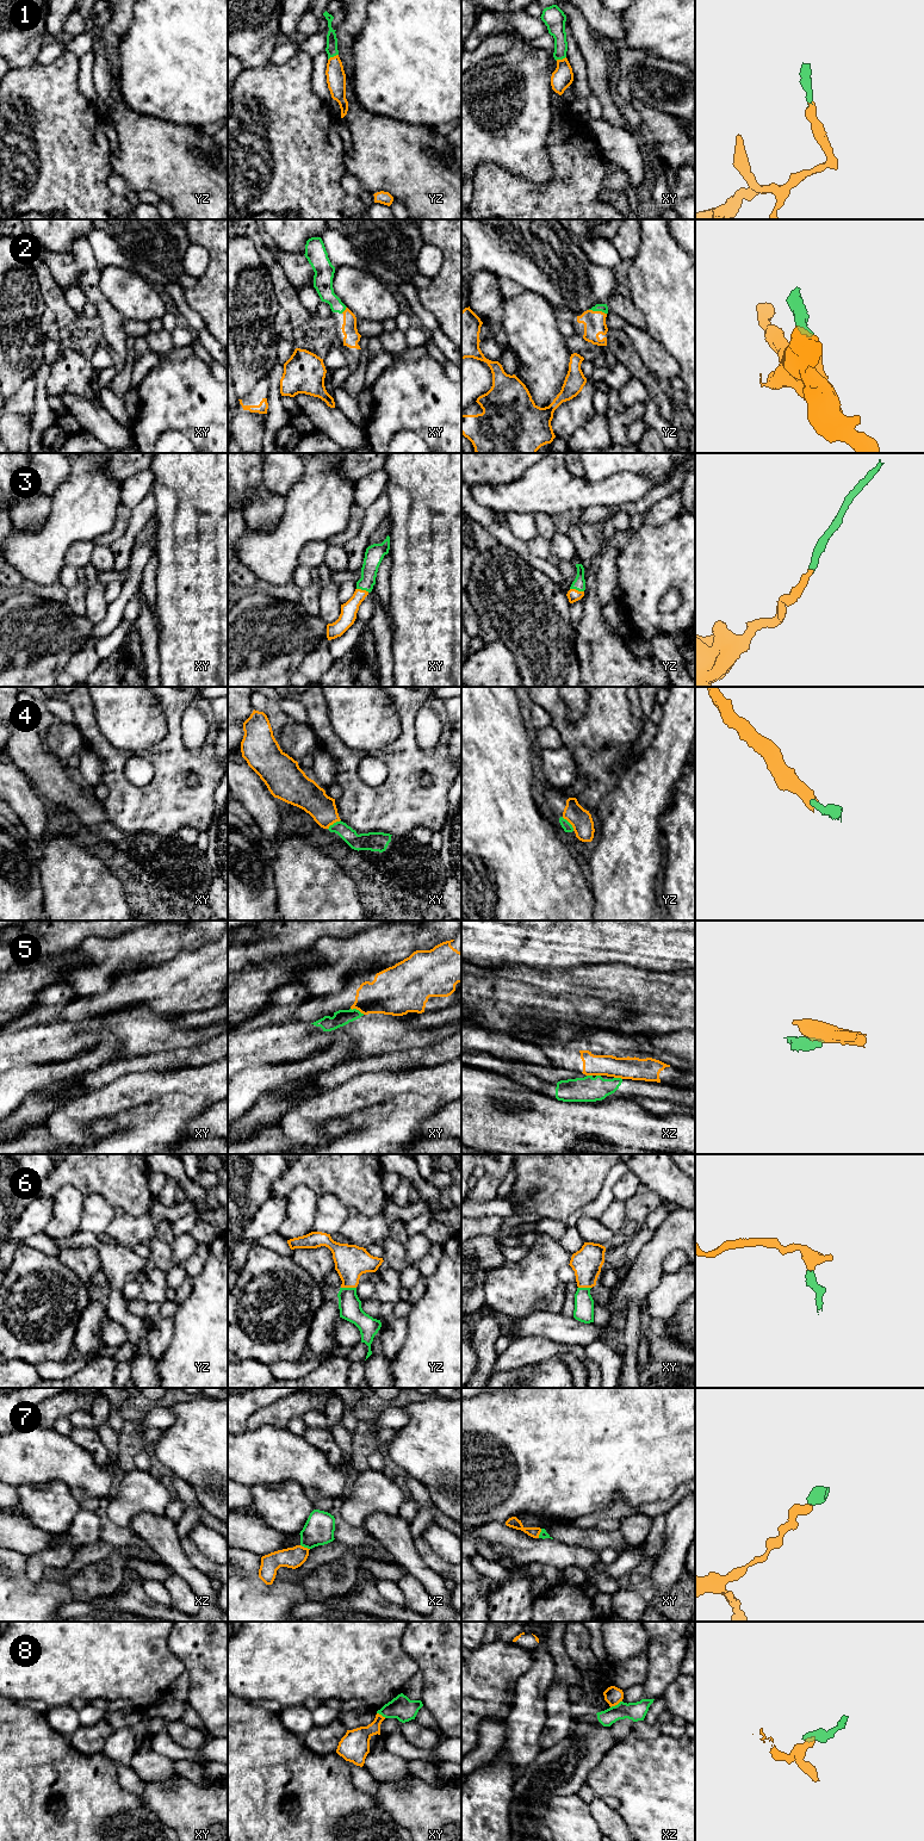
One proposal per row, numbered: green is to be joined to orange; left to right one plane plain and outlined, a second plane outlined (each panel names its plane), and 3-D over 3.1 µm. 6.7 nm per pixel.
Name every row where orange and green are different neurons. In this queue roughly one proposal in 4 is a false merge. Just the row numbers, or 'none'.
5, 8

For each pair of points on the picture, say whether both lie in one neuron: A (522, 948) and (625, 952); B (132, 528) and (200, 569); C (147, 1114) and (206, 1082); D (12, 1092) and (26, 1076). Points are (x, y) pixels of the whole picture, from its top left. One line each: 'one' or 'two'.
A: one
B: two
C: two
D: one

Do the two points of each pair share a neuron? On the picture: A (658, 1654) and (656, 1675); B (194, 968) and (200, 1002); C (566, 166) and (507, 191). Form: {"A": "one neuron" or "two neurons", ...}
{"A": "one neuron", "B": "one neuron", "C": "one neuron"}

